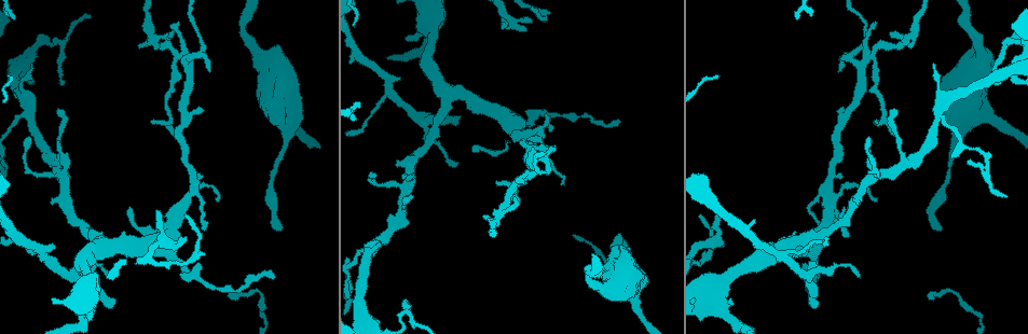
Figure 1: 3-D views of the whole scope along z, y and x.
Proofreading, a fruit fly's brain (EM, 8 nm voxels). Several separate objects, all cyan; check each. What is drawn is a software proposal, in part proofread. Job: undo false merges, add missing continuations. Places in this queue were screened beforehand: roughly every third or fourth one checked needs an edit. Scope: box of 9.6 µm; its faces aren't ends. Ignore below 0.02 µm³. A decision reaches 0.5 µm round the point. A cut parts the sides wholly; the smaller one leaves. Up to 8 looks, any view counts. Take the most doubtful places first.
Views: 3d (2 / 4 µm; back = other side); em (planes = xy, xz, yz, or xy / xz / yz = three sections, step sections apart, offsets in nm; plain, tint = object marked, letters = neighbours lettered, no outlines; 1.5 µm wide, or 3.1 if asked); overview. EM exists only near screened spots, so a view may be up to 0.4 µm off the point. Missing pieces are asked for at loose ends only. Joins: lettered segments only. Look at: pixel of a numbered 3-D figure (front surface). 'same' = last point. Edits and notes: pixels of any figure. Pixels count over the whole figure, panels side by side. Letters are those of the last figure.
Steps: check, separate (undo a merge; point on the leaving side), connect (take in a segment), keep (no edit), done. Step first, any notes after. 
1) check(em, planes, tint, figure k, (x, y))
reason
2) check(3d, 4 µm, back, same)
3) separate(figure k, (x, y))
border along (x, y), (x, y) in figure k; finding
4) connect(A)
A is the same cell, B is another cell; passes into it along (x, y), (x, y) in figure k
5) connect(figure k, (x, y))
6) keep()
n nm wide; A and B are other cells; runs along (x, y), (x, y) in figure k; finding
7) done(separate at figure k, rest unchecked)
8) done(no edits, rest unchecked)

check(3d, 2 µm, figure 1, (454, 123))
branch stops here

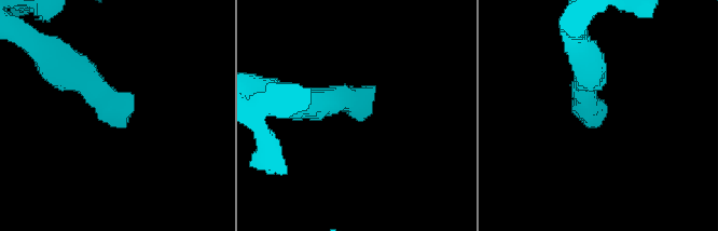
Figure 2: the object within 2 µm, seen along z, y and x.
check(em, yz, step 4, tint, figure 2, (364, 107))

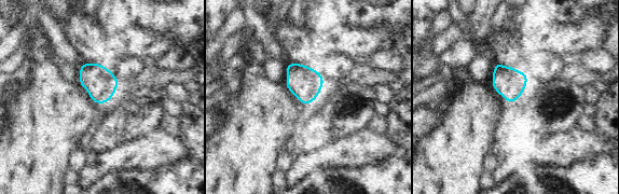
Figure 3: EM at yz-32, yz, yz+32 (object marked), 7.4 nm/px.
check(em, planes, letters, same)
another direction

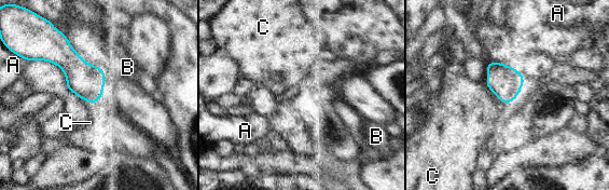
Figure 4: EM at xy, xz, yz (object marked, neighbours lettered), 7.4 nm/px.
keep()
240 nm wide; A, B and C are other cells; border along (485, 83), (506, 104) in figure 4; none of them fits

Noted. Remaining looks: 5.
check(em, planes, plain, figure 1, (178, 22))
thin end

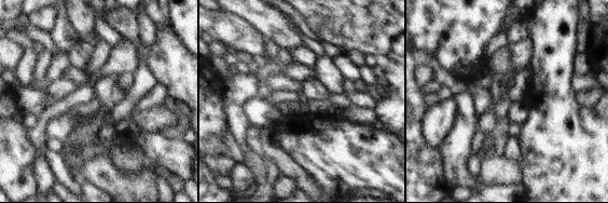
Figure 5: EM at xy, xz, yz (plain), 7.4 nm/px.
check(em, planes, tint, same)
with the object marked

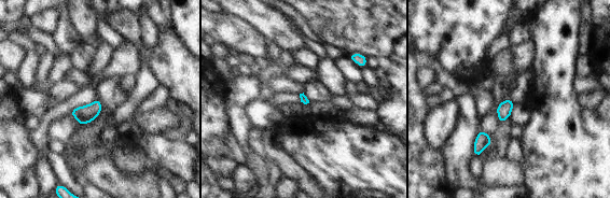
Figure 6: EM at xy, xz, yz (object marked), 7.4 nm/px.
check(em, planes, letters, same)

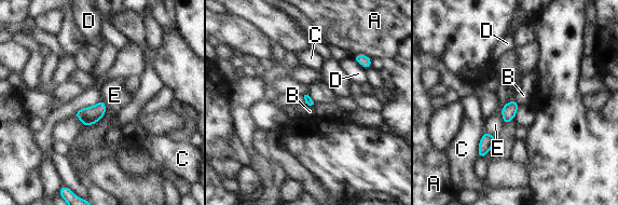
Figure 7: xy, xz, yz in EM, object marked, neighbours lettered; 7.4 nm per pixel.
connect(B)
B is the same cell, A, C, D and E are other cells; the cell continues

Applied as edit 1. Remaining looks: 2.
check(em, planes, letters, figure 1, (734, 304))
stops while still wide

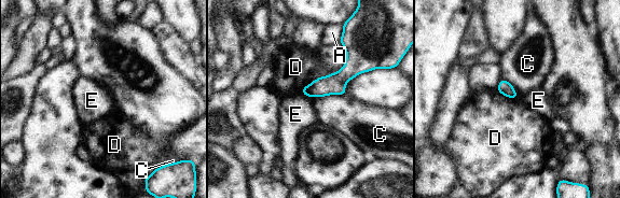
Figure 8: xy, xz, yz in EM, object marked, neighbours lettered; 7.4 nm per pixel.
keep()
A, C, D and E are other cells; runs along (366, 64), (304, 90) in figure 8; no lettered segment goes on from it

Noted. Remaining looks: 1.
done(connect at figure 7, rest unchecked)

